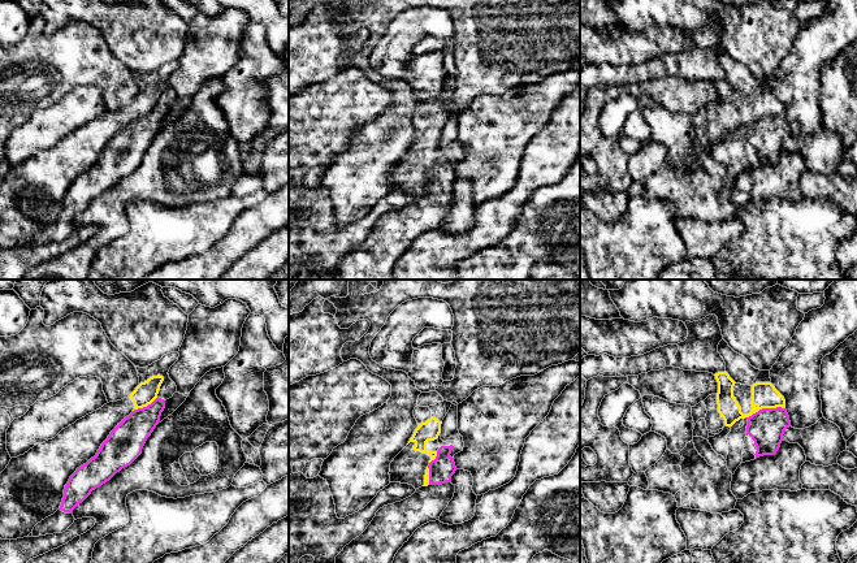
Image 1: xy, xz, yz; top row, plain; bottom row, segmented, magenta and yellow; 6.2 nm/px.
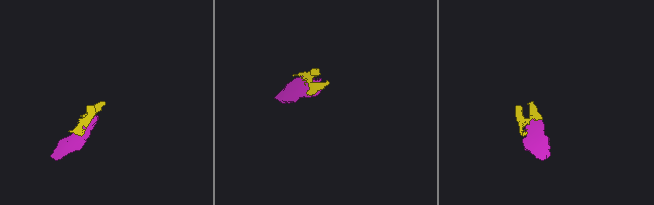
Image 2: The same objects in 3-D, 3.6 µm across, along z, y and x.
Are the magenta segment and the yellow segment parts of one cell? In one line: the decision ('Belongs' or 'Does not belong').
Does not belong

